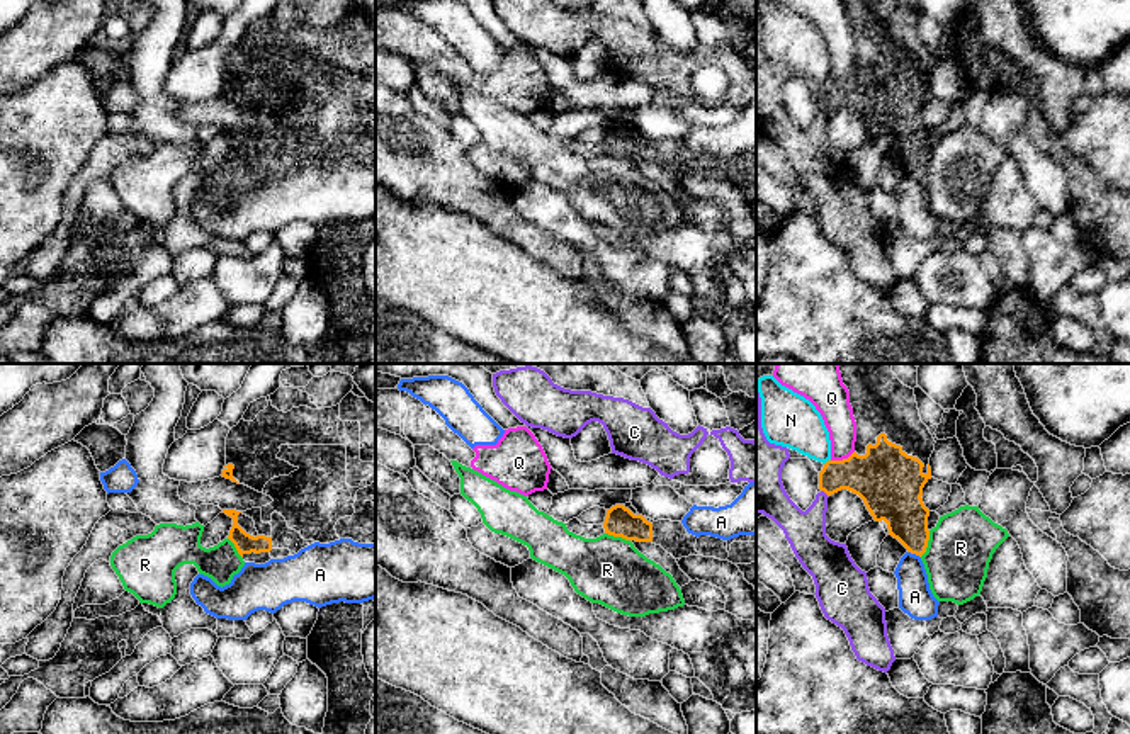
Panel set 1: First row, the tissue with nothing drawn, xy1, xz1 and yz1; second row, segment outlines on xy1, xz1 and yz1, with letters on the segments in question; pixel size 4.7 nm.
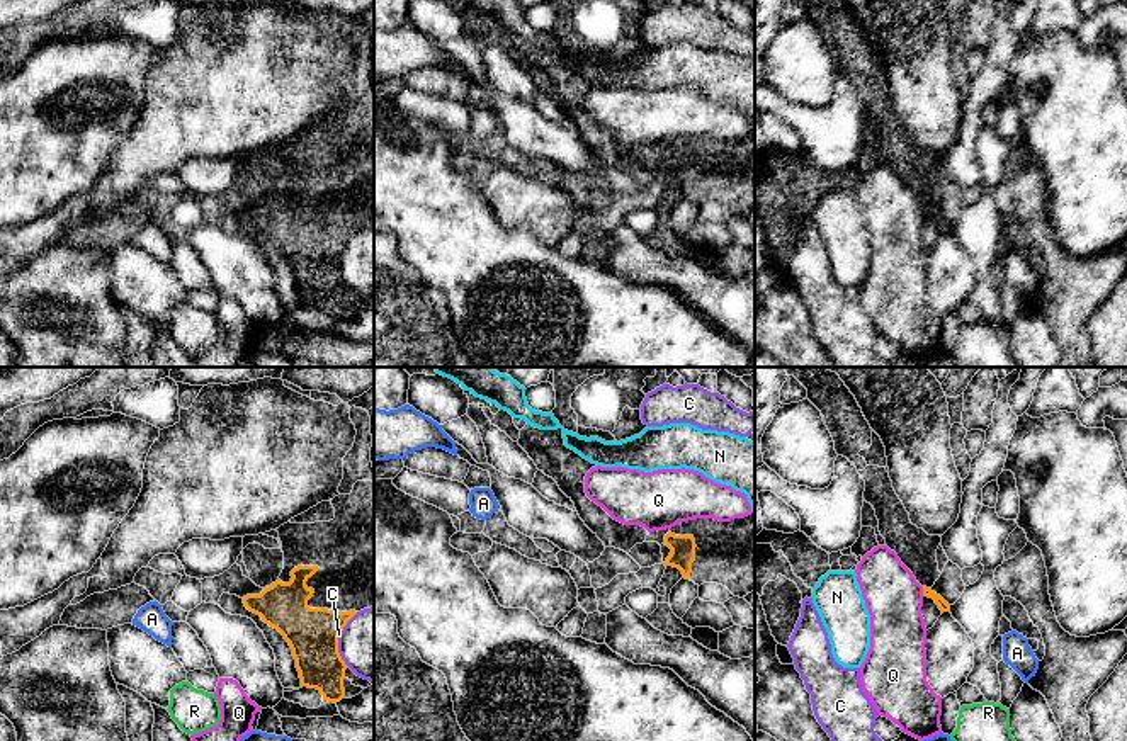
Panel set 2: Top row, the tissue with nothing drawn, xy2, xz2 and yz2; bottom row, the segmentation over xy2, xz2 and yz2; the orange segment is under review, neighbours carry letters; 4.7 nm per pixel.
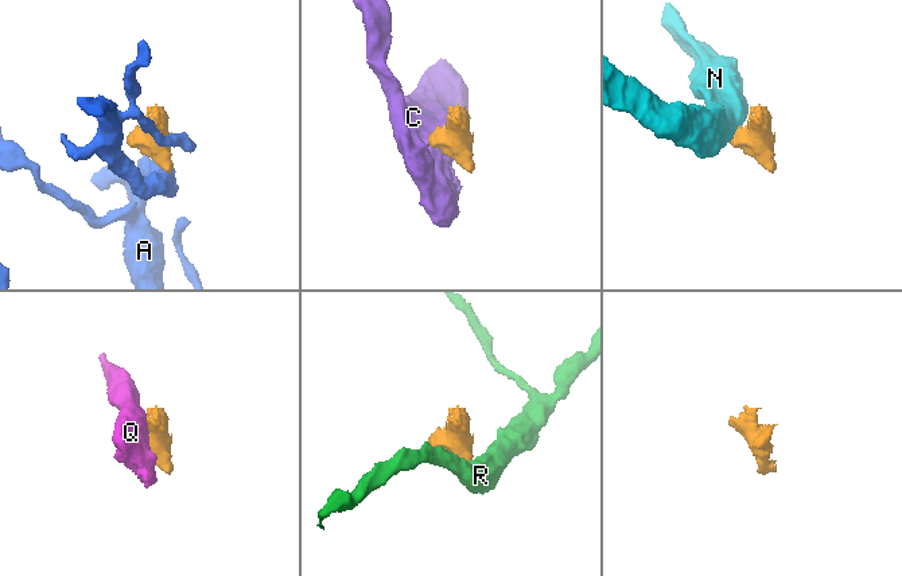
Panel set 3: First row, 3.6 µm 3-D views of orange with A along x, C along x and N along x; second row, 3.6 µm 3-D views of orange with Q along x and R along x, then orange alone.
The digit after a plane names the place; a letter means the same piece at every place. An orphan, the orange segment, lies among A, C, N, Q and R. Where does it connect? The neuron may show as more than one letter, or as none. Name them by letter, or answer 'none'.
none

